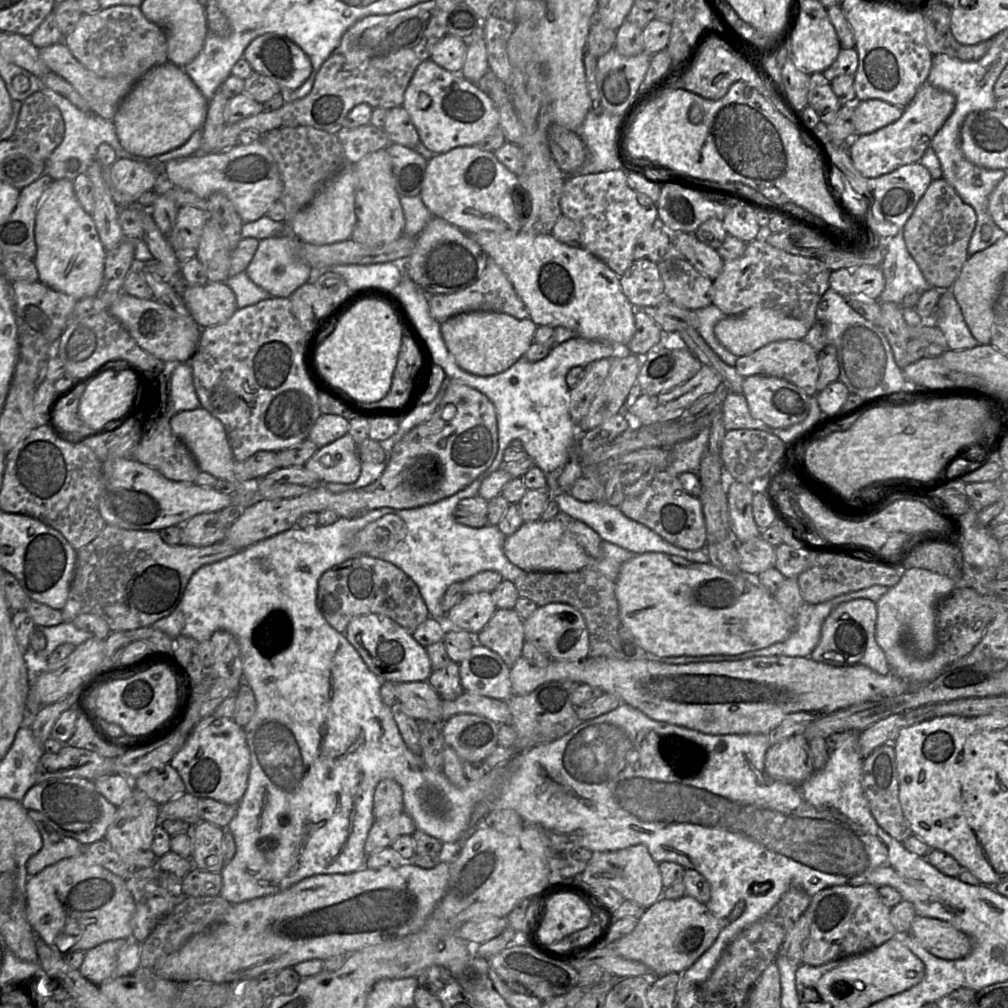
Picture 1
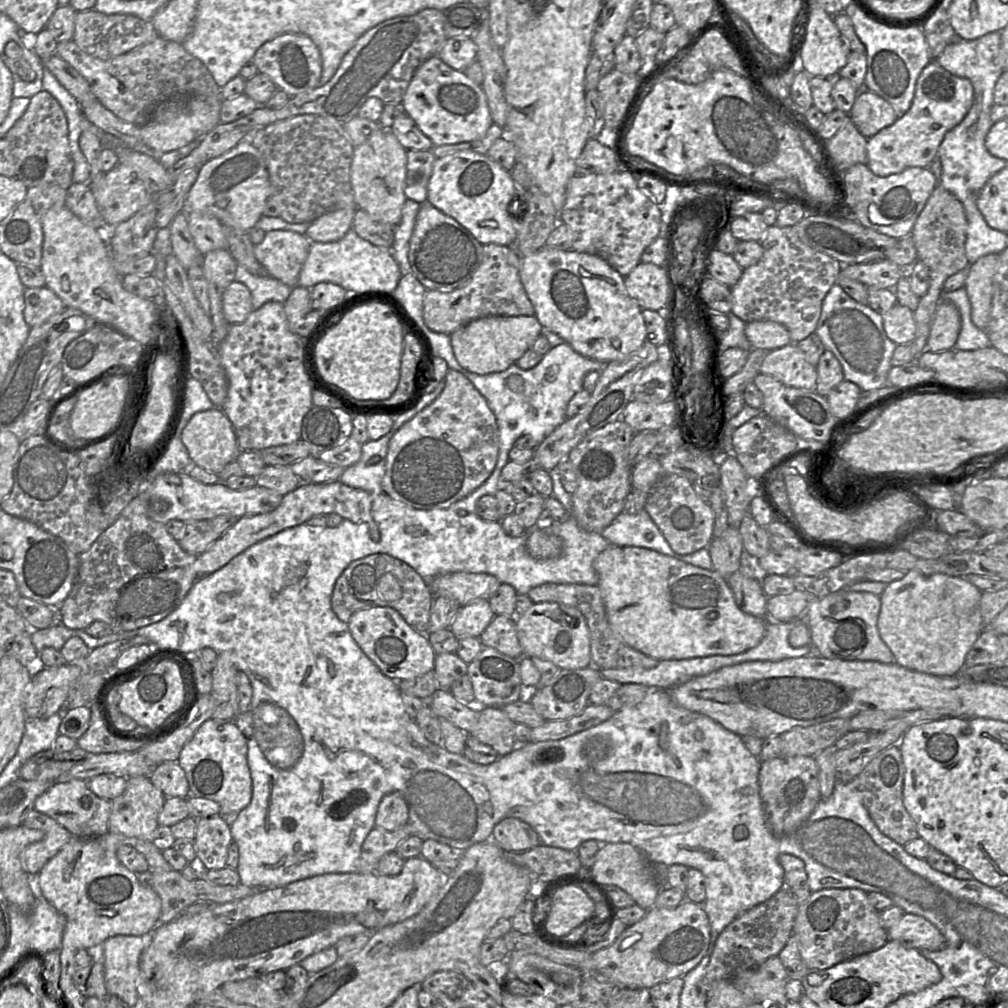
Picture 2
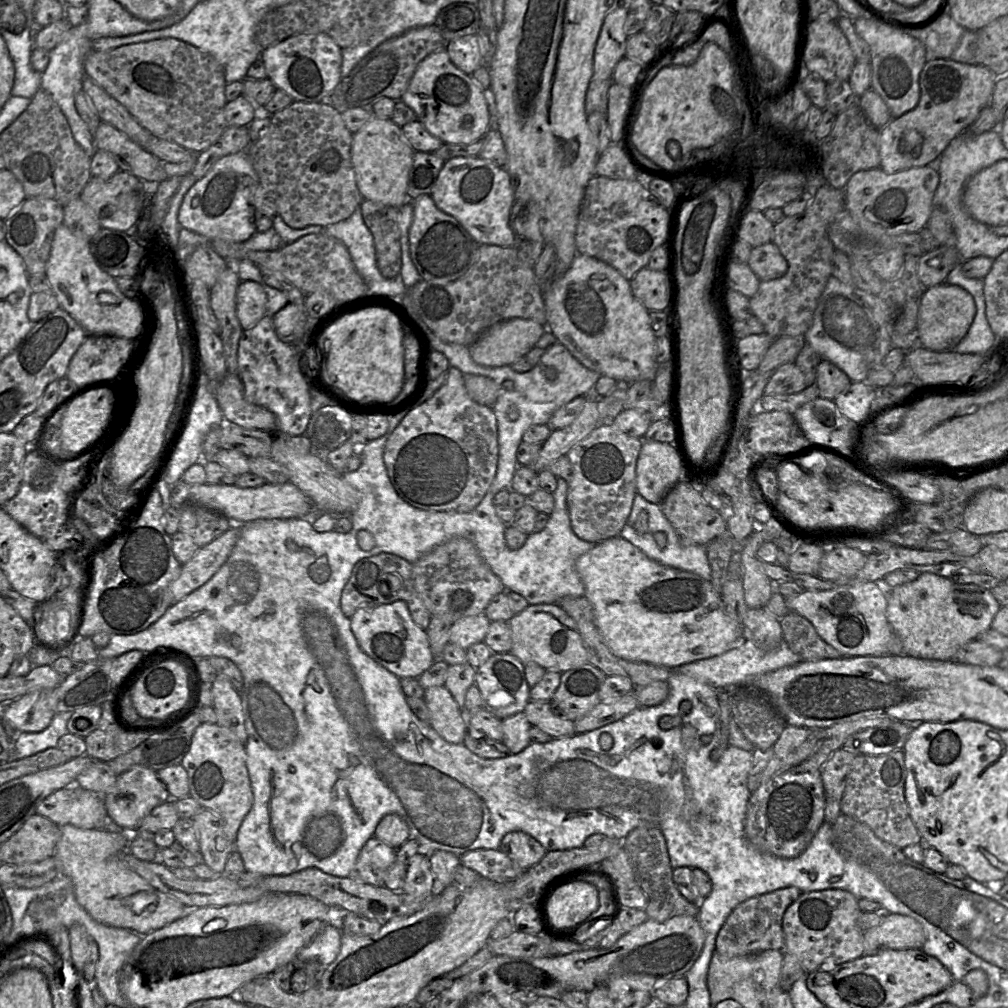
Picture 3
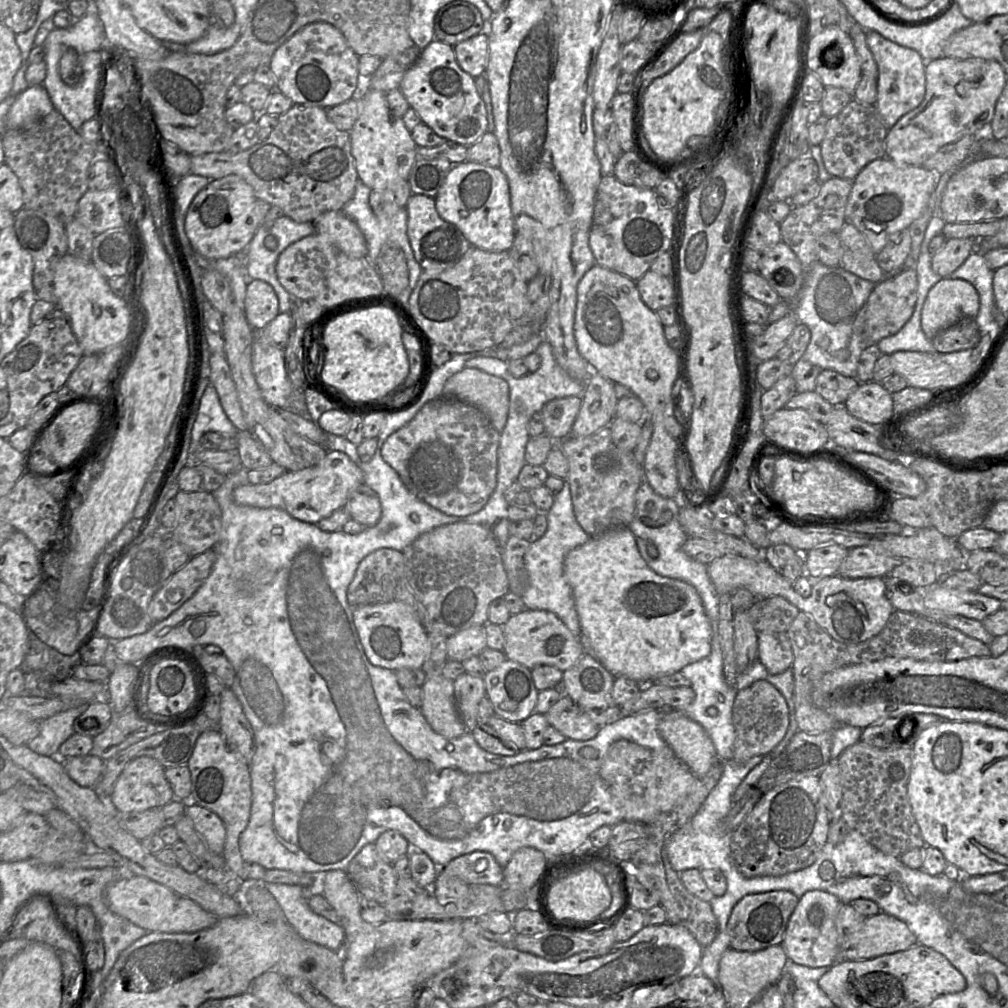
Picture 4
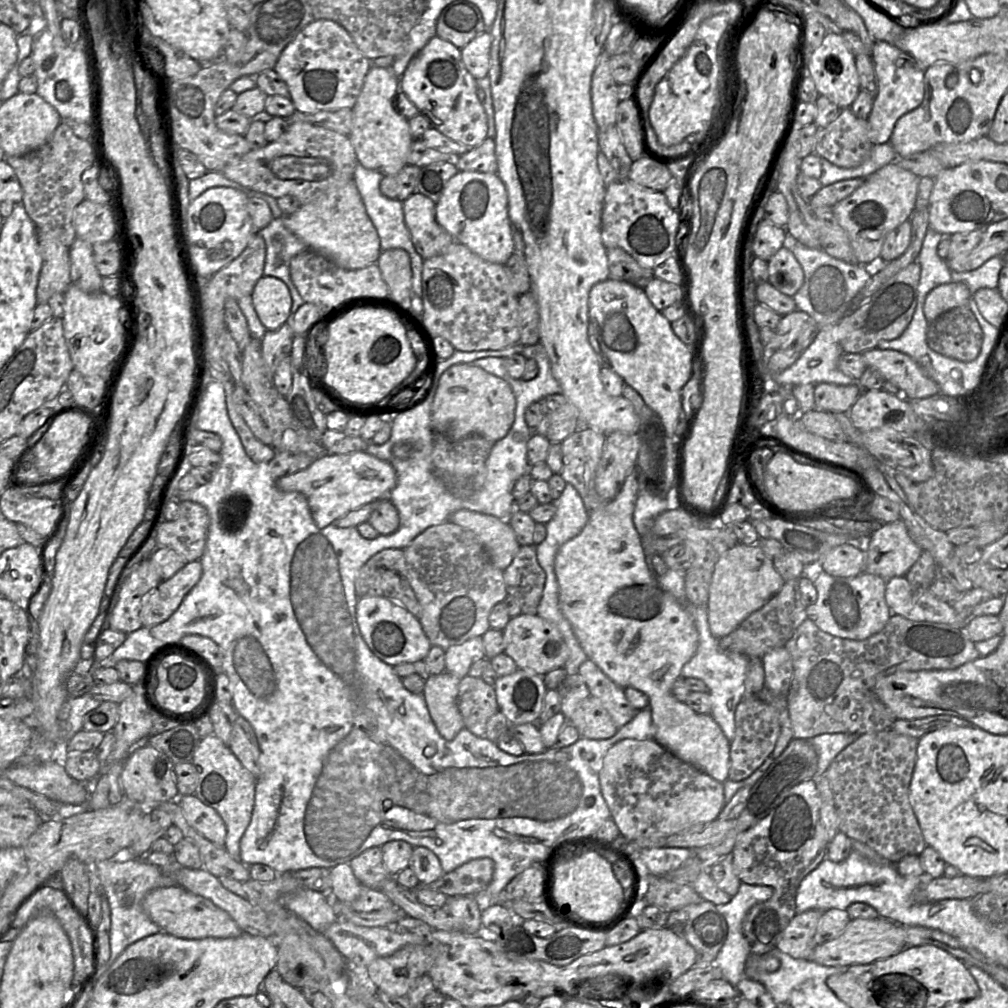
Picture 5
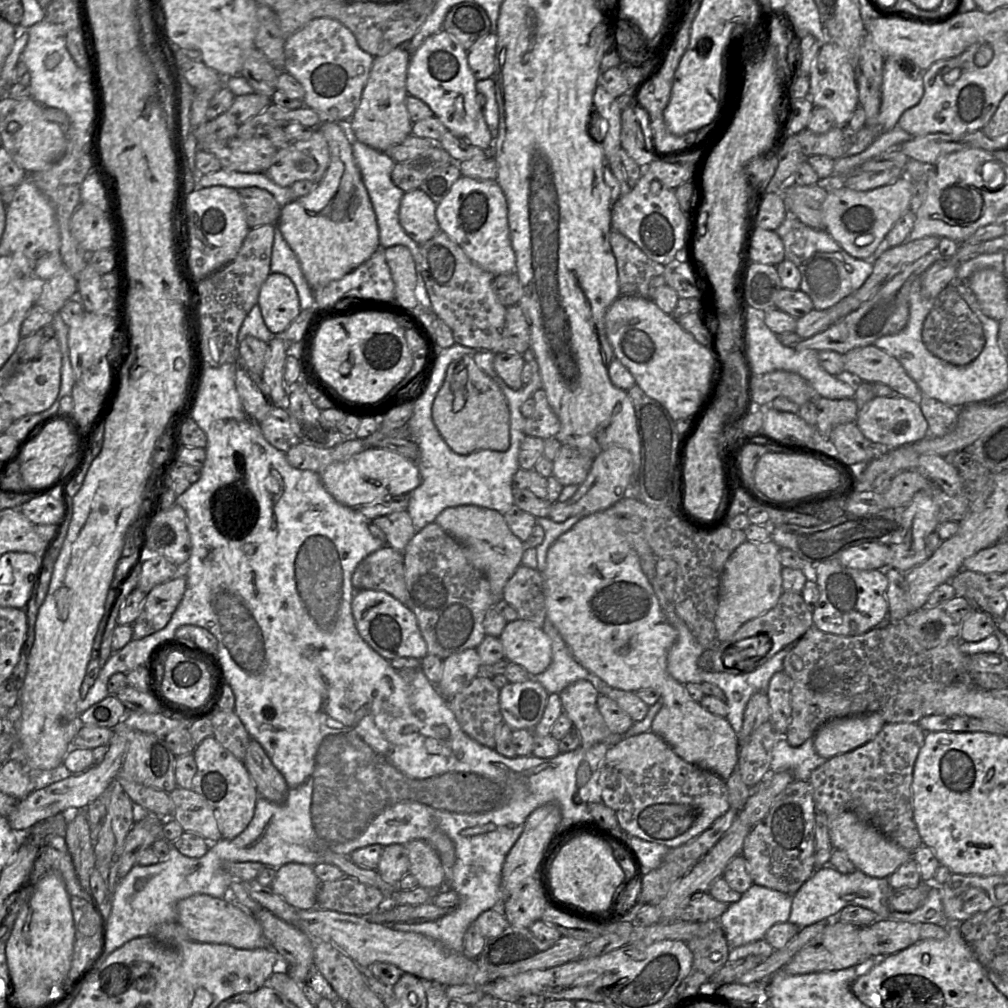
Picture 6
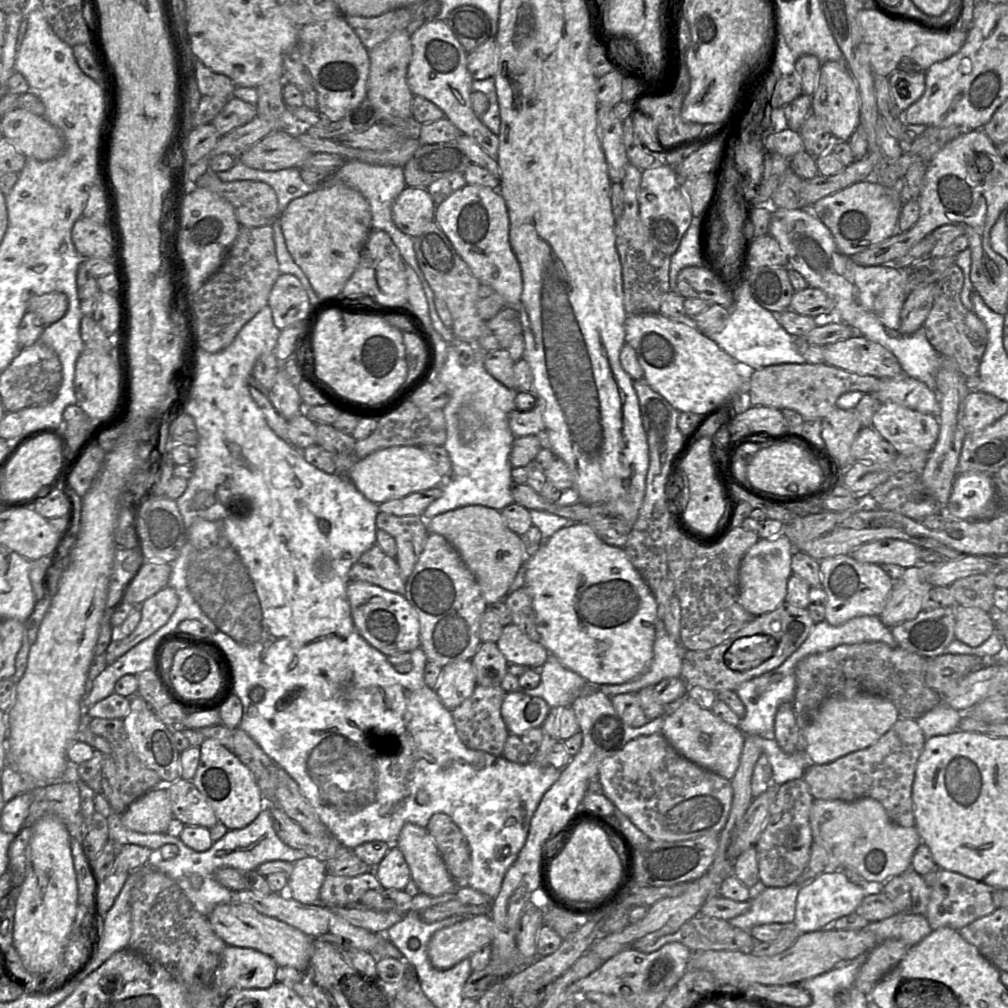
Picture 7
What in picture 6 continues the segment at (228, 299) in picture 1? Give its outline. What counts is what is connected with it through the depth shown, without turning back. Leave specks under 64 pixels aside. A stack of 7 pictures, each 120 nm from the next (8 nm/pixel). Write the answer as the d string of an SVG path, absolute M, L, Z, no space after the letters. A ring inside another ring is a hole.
M281 273L268 275L260 288L257 305L274 336L283 334L301 311L294 283Z

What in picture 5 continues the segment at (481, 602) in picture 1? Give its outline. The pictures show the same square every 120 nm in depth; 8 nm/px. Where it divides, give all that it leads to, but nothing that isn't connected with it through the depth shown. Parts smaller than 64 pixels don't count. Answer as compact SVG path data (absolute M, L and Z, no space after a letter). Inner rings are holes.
M473 637L445 651L445 671L458 679L468 676L470 667L486 658L482 637Z

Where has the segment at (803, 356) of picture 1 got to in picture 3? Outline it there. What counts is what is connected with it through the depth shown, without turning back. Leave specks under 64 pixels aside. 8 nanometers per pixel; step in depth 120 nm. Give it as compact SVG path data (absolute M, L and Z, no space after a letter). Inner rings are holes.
M794 362L787 363L770 374L764 395L791 395L806 387L805 376L801 370Z

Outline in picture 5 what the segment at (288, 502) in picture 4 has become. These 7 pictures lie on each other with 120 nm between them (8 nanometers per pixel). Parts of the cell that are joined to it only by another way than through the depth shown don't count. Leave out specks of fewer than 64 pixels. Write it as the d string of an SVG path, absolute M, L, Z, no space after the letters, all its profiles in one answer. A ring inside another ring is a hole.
M366 451L348 454L325 454L308 468L276 480L283 492L303 494L311 510L312 518L319 528L333 524L350 511L379 499L387 499L396 485L396 472L391 464Z

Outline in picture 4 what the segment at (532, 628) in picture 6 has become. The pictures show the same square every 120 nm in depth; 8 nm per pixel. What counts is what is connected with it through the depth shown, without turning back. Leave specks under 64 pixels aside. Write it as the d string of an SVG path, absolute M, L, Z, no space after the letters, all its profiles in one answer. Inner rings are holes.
M525 609L519 614L511 615L502 627L505 637L503 650L505 656L530 670L537 666L549 665L564 672L584 654L579 639L571 633L558 616L546 610Z

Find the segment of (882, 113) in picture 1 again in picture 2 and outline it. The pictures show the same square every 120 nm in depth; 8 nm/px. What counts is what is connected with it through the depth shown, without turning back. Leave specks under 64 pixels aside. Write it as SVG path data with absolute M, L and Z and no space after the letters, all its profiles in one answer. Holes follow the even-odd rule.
M864 88L859 91L849 116L866 138L891 126L898 119L898 113L888 101Z

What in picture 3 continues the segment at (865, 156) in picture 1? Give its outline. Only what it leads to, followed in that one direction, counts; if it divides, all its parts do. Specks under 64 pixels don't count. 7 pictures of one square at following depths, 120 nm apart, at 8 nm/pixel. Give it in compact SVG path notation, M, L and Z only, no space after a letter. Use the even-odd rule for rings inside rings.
M951 59L927 61L919 78L917 106L880 129L880 168L896 173L934 164L949 143L970 128L980 112L990 105L997 76L983 65L969 65Z

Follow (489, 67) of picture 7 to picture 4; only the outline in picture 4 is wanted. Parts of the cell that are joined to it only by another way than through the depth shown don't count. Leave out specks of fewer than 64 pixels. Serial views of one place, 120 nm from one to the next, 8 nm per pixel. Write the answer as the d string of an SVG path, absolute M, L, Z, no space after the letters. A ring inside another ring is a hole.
M479 33L454 46L459 66L473 78L485 73L489 59L489 39Z

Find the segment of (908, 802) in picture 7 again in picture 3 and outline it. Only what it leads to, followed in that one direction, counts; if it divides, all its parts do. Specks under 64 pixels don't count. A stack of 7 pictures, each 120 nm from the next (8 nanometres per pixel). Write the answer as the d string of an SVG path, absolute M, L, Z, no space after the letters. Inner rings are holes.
M902 750L882 755L858 754L841 799L842 813L868 825L878 838L900 849L921 843L922 837L910 817L905 799L906 775Z

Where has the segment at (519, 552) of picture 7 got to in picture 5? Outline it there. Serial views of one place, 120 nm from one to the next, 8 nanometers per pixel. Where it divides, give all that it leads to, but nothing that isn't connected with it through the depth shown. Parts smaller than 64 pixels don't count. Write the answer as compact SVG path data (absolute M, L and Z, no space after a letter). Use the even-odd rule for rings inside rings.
M460 509L448 521L474 532L493 565L502 571L511 564L521 547L509 523L495 516Z

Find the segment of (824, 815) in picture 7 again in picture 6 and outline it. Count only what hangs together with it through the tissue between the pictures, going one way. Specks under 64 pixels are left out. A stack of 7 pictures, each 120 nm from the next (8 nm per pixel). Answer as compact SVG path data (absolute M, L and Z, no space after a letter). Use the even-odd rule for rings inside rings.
M843 812L829 817L828 830L834 849L844 851L856 869L874 878L888 878L903 863L912 859L912 854L891 842L872 826L861 821L853 812Z

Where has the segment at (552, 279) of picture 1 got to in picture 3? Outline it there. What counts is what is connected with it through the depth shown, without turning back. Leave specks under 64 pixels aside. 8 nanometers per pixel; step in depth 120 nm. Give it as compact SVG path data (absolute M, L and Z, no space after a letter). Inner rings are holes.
M577 254L570 268L543 291L547 324L557 341L585 367L620 382L629 384L653 381L658 368L656 361L656 339L651 325L649 312L635 297L630 282L618 270L594 257Z

